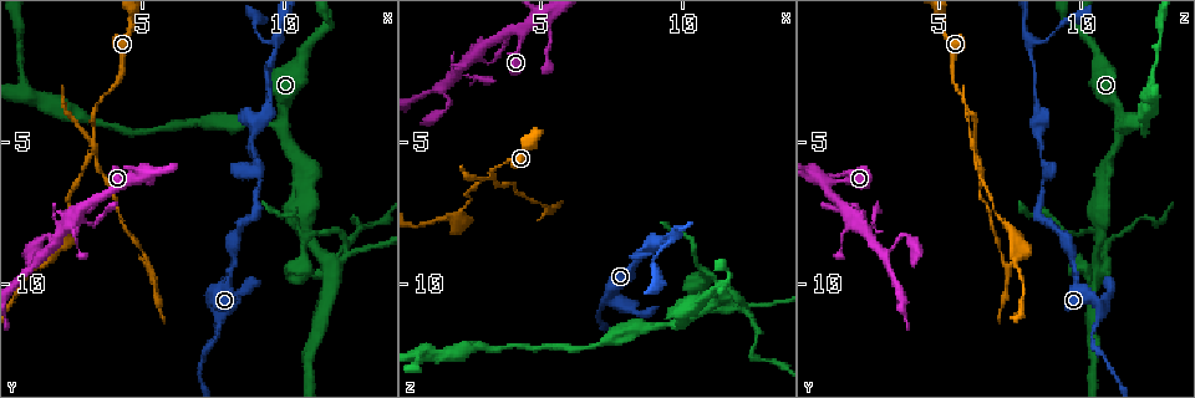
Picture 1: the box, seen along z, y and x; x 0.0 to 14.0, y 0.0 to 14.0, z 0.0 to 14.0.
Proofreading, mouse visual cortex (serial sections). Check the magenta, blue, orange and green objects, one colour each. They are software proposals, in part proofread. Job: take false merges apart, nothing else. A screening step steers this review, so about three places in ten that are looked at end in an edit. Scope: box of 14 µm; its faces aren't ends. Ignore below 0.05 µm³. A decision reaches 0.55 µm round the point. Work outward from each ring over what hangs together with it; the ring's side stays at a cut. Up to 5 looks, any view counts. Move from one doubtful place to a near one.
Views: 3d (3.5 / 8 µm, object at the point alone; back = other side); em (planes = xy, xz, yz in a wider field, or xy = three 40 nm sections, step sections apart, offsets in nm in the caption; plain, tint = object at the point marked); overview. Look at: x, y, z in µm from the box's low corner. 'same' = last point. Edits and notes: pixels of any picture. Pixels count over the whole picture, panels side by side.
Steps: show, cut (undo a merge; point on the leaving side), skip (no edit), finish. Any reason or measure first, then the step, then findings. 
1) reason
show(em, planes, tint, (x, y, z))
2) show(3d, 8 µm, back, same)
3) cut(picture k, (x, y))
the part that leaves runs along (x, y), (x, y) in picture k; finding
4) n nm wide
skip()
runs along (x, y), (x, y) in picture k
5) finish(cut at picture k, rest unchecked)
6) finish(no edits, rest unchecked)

thin neck
show(3d, 8 µm, (3.4, 5.4, 6.3))

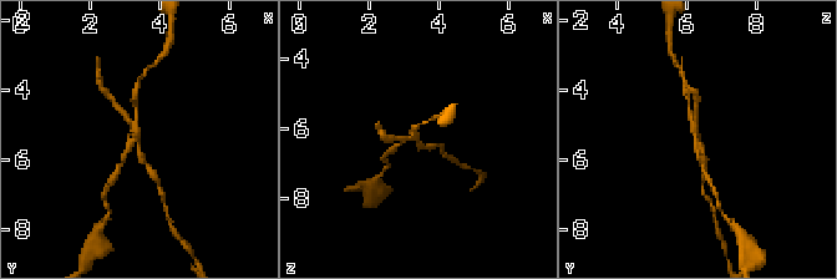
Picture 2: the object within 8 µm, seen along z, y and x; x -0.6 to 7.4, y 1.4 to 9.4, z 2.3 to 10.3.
show(3d, 3.5 µm, (3.4, 5.3, 6.2))

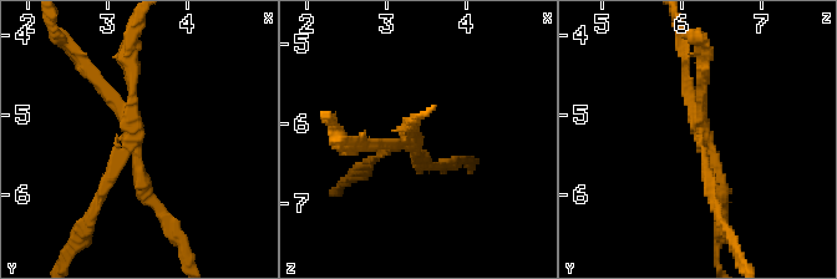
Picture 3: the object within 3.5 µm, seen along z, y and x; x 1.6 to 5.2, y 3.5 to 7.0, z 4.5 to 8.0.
cut(picture 3, (720, 192))
two cells meet here

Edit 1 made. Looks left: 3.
sudden change in width
show(3d, 3.5 µm, (9.2, 6.2, 8.7))

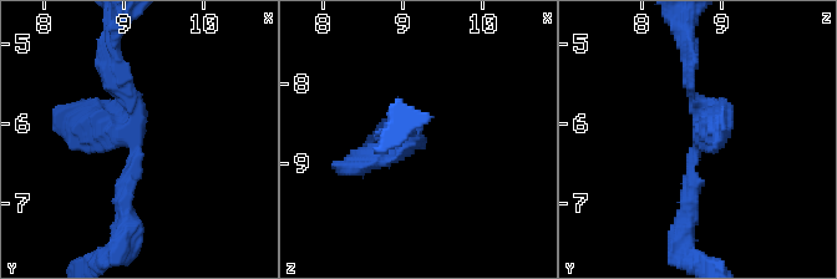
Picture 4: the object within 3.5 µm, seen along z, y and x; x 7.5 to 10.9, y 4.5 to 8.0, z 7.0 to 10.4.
skip()
runs along (127, 221), (135, 110), (111, 64) in picture 4; all the same cell

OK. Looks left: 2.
finish(cut at picture 3, rest unchecked)

